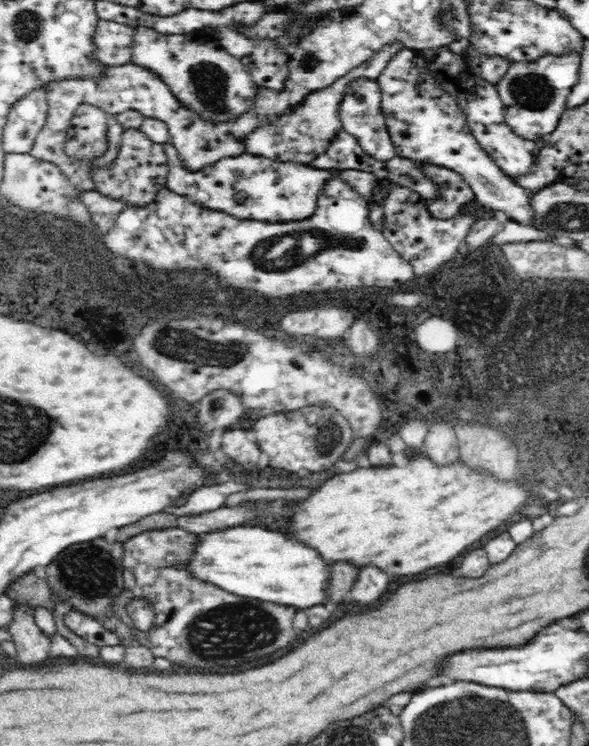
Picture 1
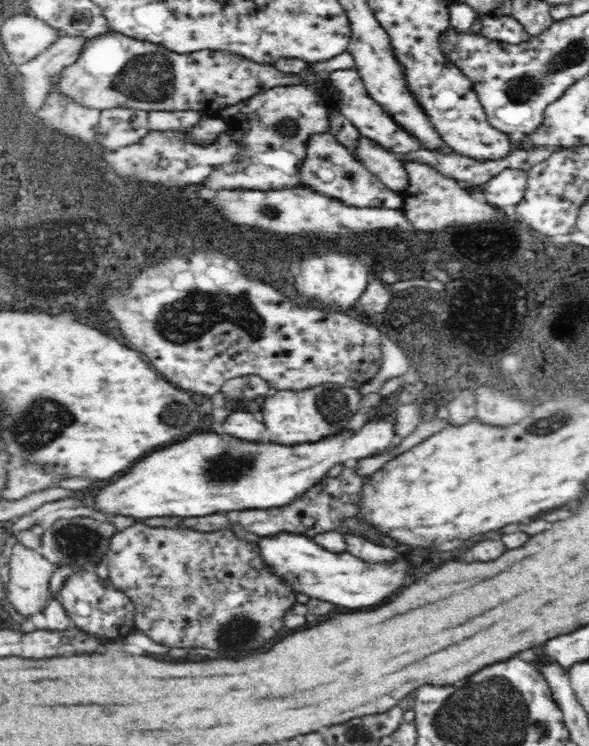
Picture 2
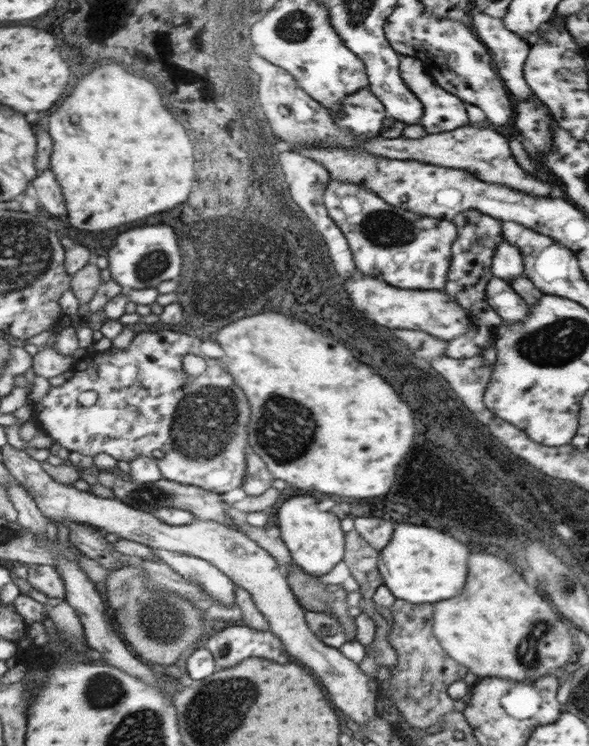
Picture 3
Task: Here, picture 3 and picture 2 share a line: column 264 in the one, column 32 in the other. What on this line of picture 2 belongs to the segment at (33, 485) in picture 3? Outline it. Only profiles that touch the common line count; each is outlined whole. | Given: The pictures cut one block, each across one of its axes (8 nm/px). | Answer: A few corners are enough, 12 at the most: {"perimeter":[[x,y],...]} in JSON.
{"perimeter":[[16,544],[8,604],[24,618],[44,612],[56,566]]}

